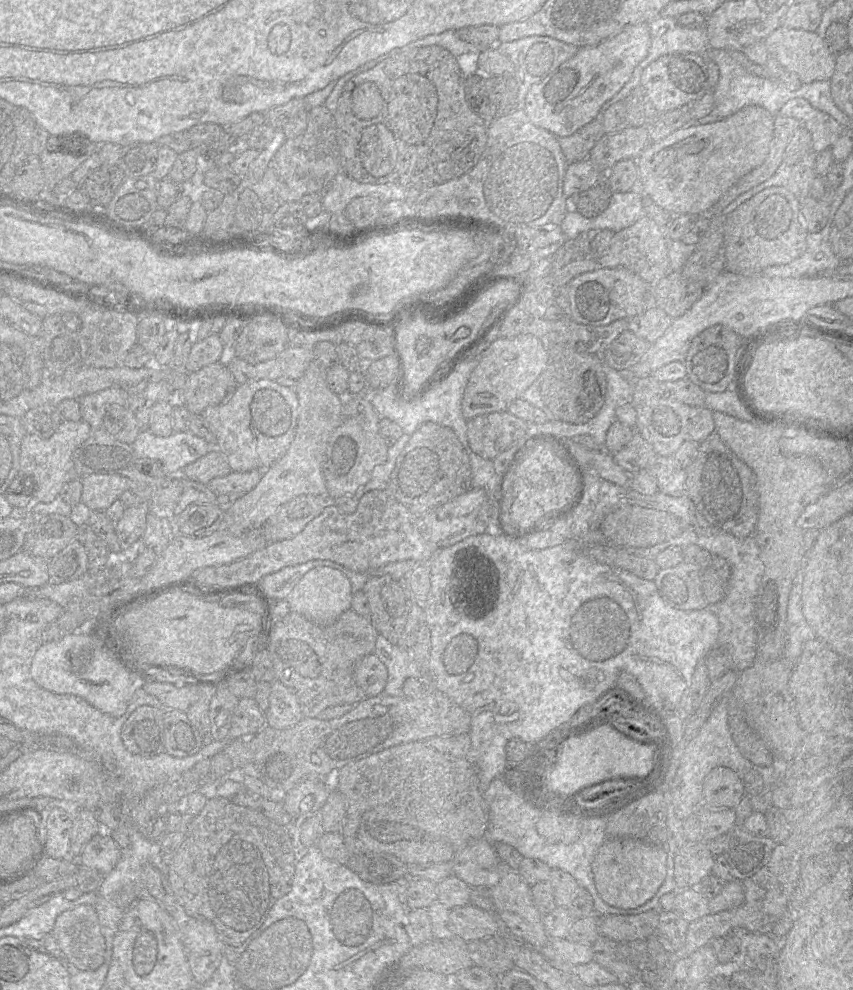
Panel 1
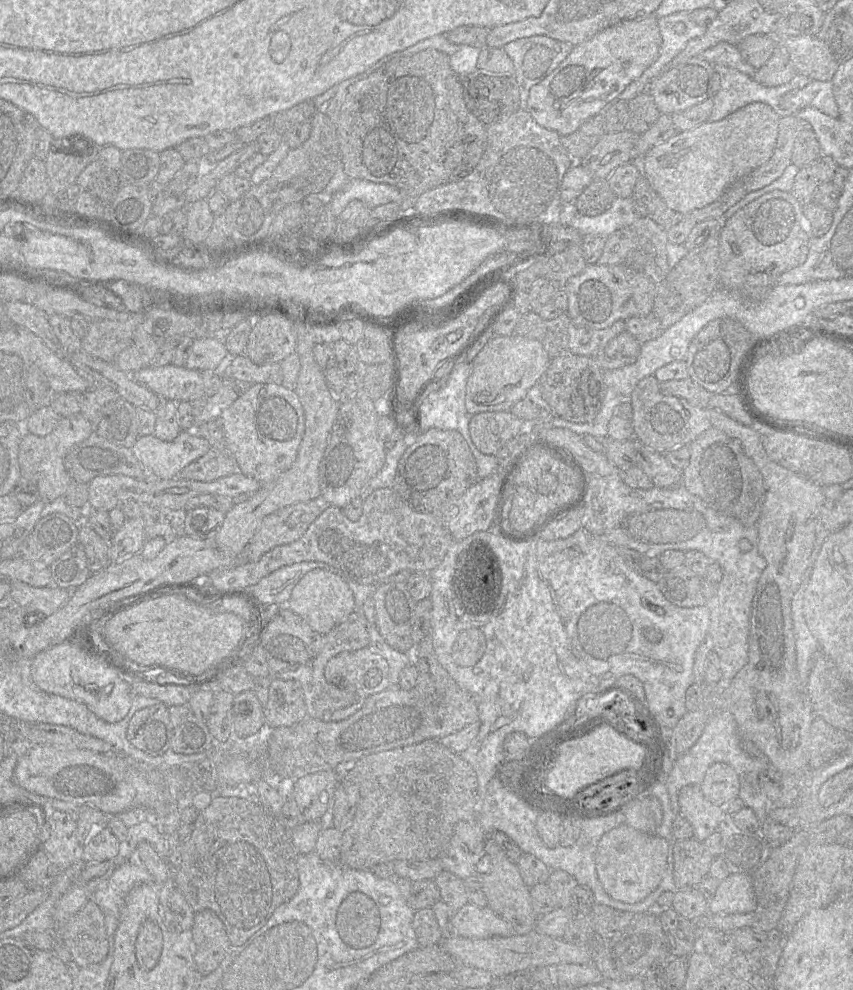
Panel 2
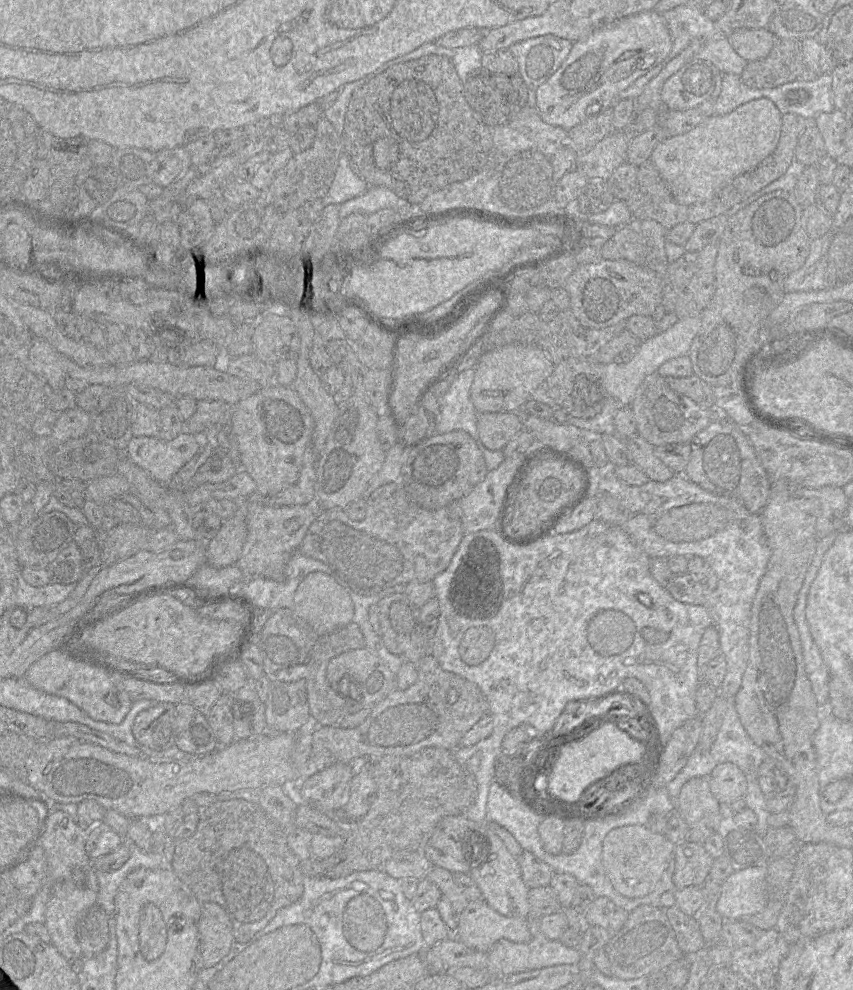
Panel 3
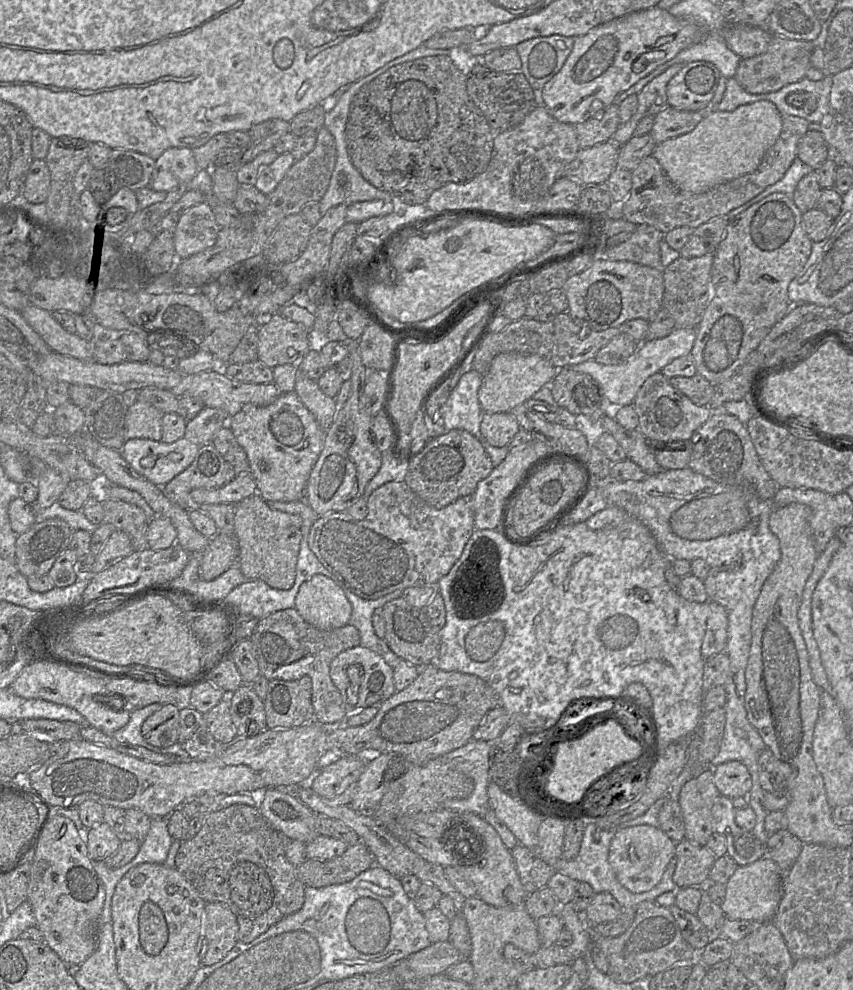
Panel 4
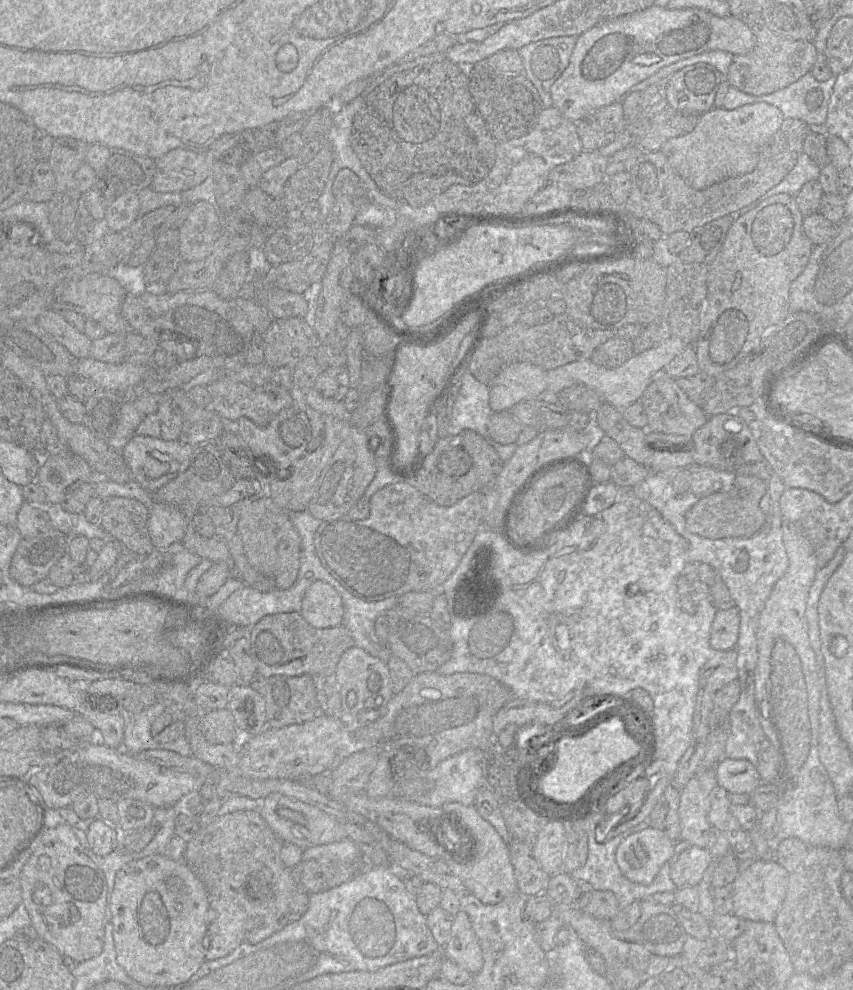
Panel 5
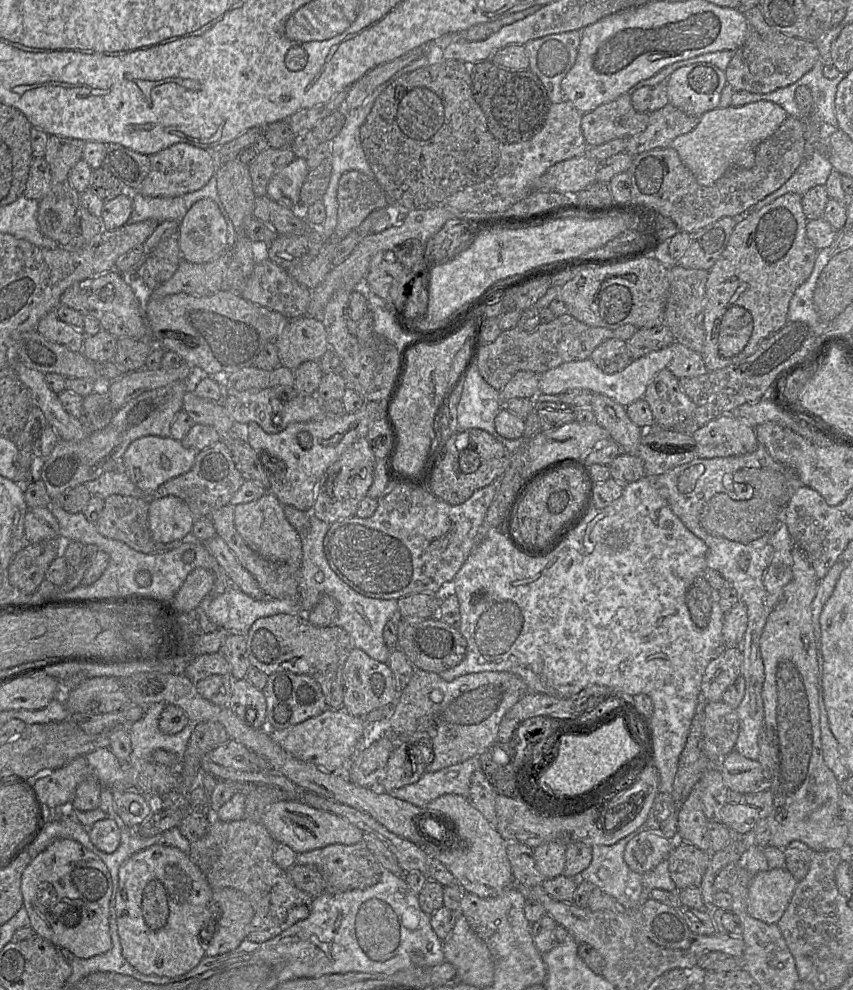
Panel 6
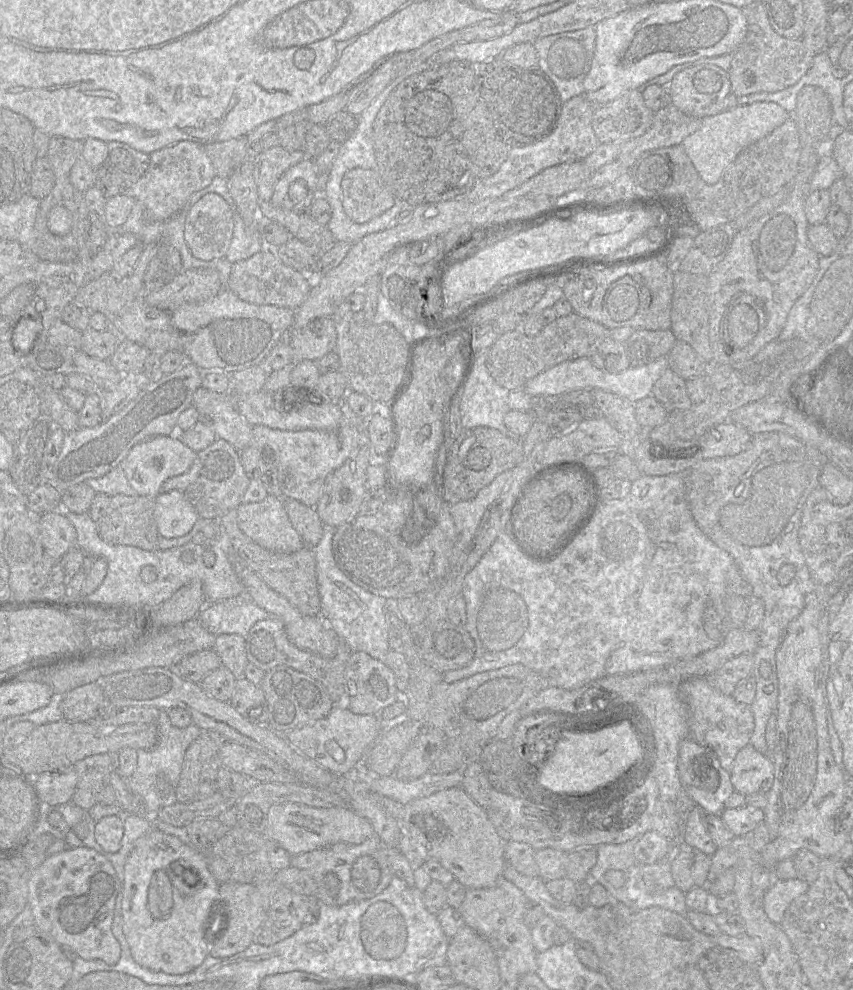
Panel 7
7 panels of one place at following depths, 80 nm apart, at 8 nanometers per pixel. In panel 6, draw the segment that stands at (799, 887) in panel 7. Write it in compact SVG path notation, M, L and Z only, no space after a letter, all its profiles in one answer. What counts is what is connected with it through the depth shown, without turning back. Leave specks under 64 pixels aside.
M785 868L757 873L748 886L747 911L767 924L777 924L783 916L798 880Z

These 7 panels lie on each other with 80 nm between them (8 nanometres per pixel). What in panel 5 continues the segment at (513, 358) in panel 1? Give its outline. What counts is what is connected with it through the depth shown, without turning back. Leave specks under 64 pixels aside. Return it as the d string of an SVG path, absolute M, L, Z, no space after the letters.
M528 362L513 363L505 367L488 386L492 411L509 411L517 403L535 400L538 394L547 390L547 371Z

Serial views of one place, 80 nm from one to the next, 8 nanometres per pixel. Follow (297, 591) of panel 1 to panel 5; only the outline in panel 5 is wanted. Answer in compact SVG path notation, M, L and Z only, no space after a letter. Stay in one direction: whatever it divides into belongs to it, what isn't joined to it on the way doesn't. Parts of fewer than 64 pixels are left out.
M316 580L303 596L300 615L317 629L341 625L344 616L342 598L330 584Z

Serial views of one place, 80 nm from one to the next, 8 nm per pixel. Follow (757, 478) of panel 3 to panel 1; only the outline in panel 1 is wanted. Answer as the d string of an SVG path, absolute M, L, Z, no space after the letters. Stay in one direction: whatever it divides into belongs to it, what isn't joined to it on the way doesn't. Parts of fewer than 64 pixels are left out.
M716 430L698 443L696 458L686 468L686 495L712 527L741 539L755 535L759 516L756 476L722 441Z

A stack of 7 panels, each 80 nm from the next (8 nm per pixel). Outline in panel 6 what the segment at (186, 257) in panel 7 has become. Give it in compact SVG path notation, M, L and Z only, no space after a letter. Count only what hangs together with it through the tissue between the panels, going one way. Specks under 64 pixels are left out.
M140 191L132 193L133 208L129 222L142 222L154 220L176 220L179 223L187 213L182 196L177 197L150 197Z

